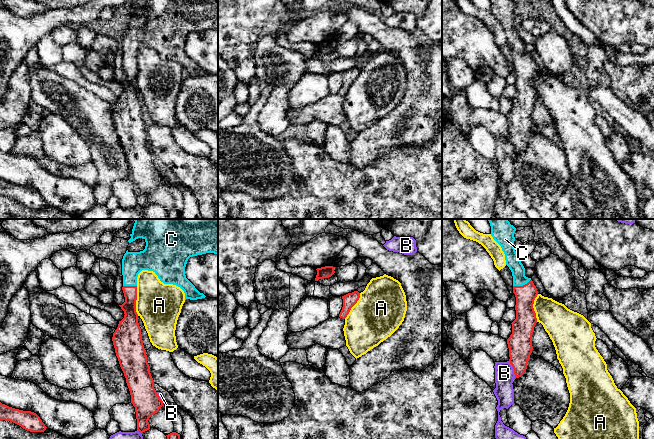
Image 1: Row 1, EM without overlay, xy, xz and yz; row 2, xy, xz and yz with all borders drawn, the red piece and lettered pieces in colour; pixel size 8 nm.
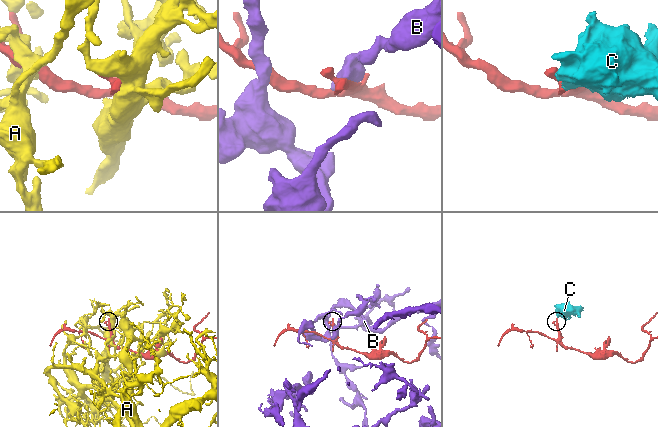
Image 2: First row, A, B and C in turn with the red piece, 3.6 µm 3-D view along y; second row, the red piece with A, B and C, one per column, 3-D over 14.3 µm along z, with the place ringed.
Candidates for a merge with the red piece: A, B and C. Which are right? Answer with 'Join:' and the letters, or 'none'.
Join: C

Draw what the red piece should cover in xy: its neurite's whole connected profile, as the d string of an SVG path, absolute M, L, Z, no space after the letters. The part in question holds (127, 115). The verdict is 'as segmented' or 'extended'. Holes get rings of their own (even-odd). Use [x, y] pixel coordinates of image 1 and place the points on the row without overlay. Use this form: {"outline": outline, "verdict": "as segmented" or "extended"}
{"outline": "M134 0L129 19L138 14L146 18L145 25L140 28L129 28L122 35L123 69L125 78L119 81L124 87L124 94L119 97L113 109L112 117L120 143L126 154L131 171L131 179L135 183L137 206L142 210L150 205L149 194L158 188L164 177L160 175L154 164L154 156L147 138L146 126L143 121L141 104L136 88L137 53L142 46L153 47L164 60L180 63L185 75L197 76L205 74L186 54L185 43L190 33L206 29L218 30L218 0Z", "verdict": "extended"}

